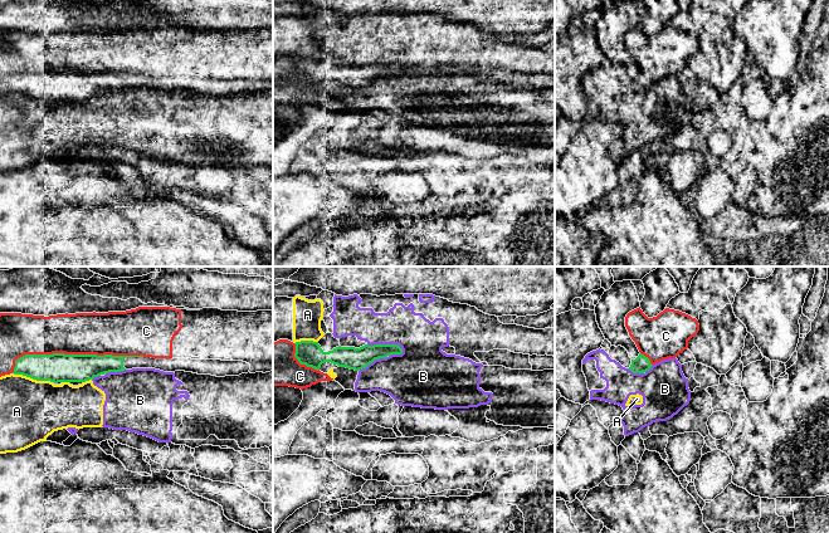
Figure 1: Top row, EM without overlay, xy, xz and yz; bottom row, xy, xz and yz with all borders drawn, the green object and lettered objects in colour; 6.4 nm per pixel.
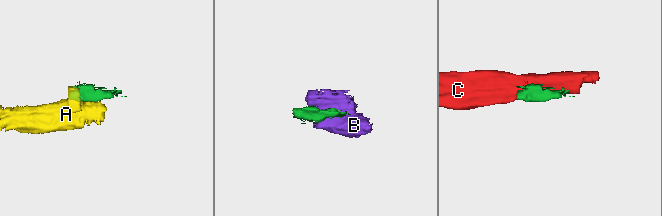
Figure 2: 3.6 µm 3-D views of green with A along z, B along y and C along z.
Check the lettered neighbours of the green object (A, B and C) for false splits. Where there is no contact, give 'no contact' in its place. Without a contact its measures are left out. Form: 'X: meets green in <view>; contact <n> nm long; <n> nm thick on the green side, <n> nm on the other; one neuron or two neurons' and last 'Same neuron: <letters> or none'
A: meets green in xy; contact 260 nm long; 190 nm thick on the green side, 400 nm on the other; two neurons
B: meets green in xz; contact 240 nm long; 140 nm thick on the green side, 320 nm on the other; two neurons
C: meets green in xy; contact 850 nm long; 190 nm thick on the green side, 280 nm on the other; one neuron
Same neuron: C

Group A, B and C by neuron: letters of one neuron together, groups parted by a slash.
A B / C

